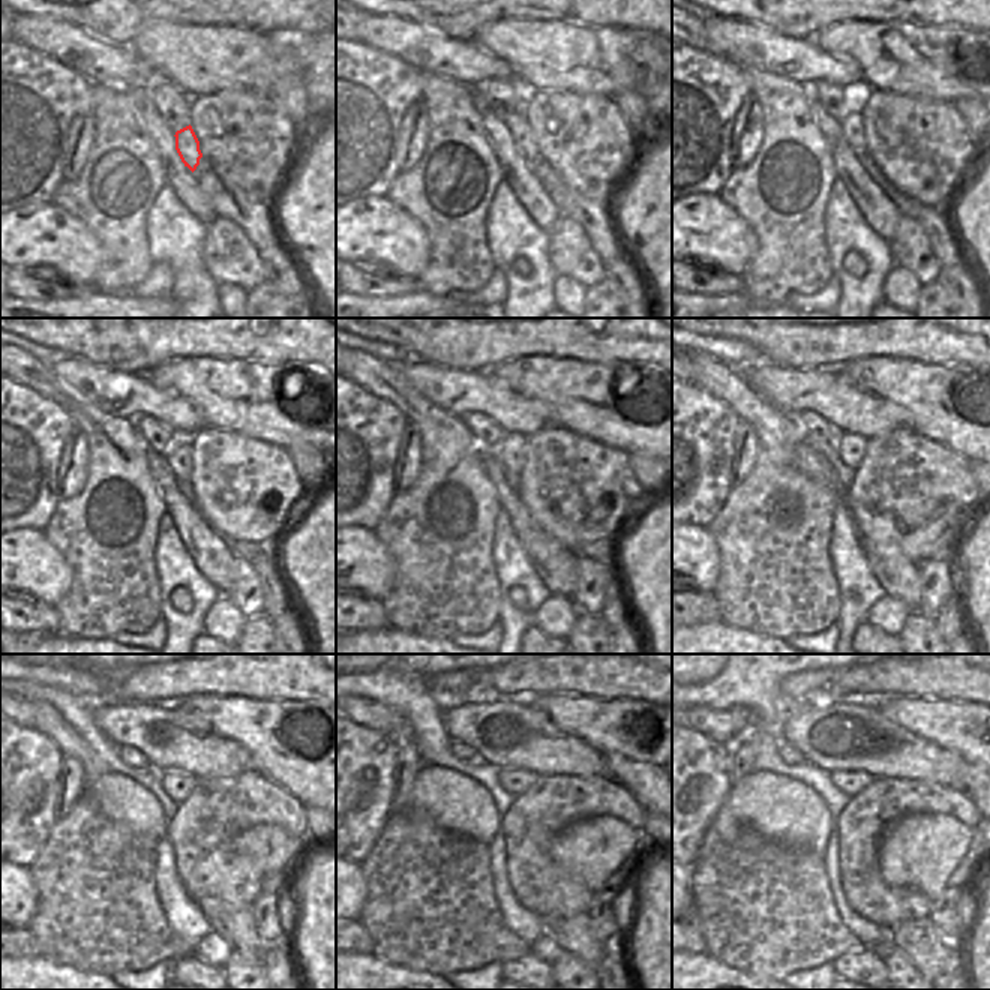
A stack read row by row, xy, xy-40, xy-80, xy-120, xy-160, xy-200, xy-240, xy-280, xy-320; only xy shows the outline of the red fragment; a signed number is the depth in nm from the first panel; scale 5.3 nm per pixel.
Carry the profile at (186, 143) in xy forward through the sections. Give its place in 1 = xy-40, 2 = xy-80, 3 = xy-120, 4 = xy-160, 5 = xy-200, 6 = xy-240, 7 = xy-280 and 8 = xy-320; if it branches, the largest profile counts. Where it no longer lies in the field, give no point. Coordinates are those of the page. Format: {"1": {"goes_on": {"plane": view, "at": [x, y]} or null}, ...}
{"1": {"goes_on": {"plane": "xy-40", "at": [518, 125]}}, "2": {"goes_on": {"plane": "xy-80", "at": [852, 129]}}, "3": {"goes_on": {"plane": "xy-120", "at": [177, 456]}}, "4": {"goes_on": {"plane": "xy-160", "at": [512, 450]}}, "5": {"goes_on": {"plane": "xy-200", "at": [851, 446]}}, "6": {"goes_on": {"plane": "xy-240", "at": [177, 785]}}, "7": {"goes_on": {"plane": "xy-280", "at": [515, 782]}}, "8": {"goes_on": {"plane": "xy-320", "at": [851, 783]}}}

